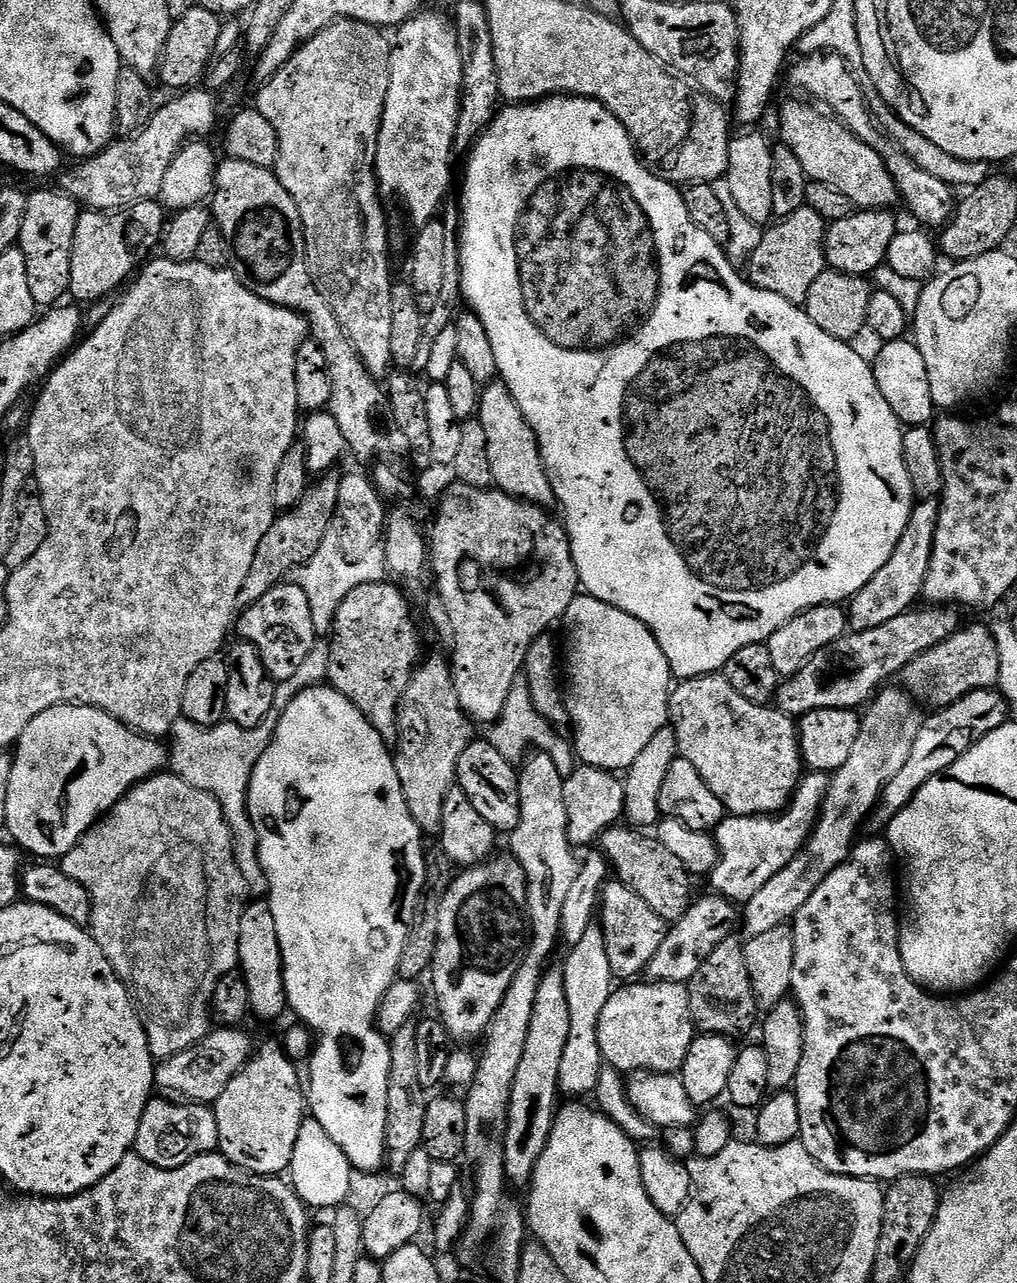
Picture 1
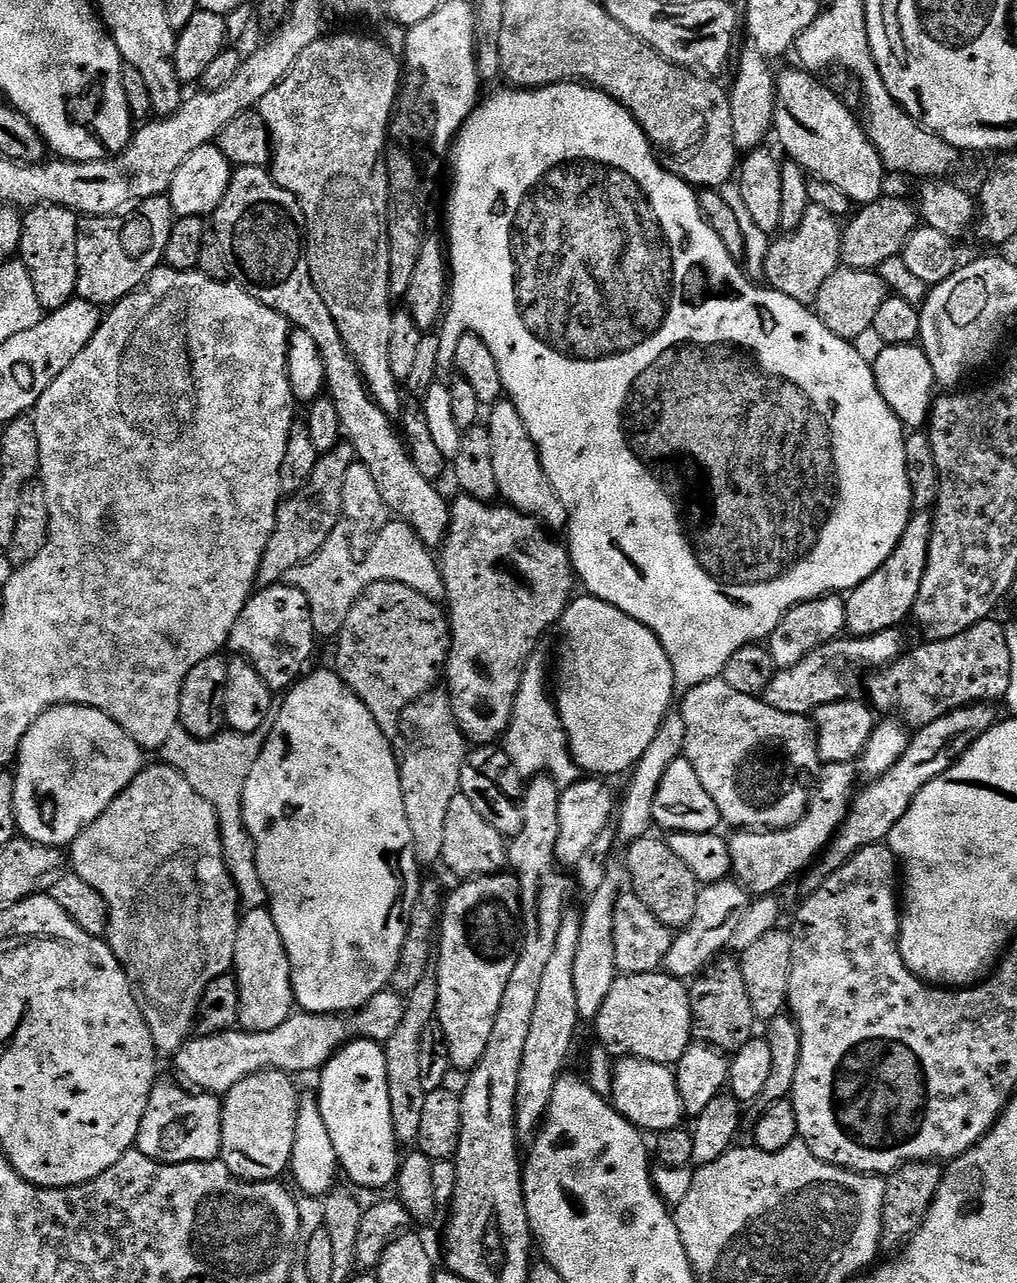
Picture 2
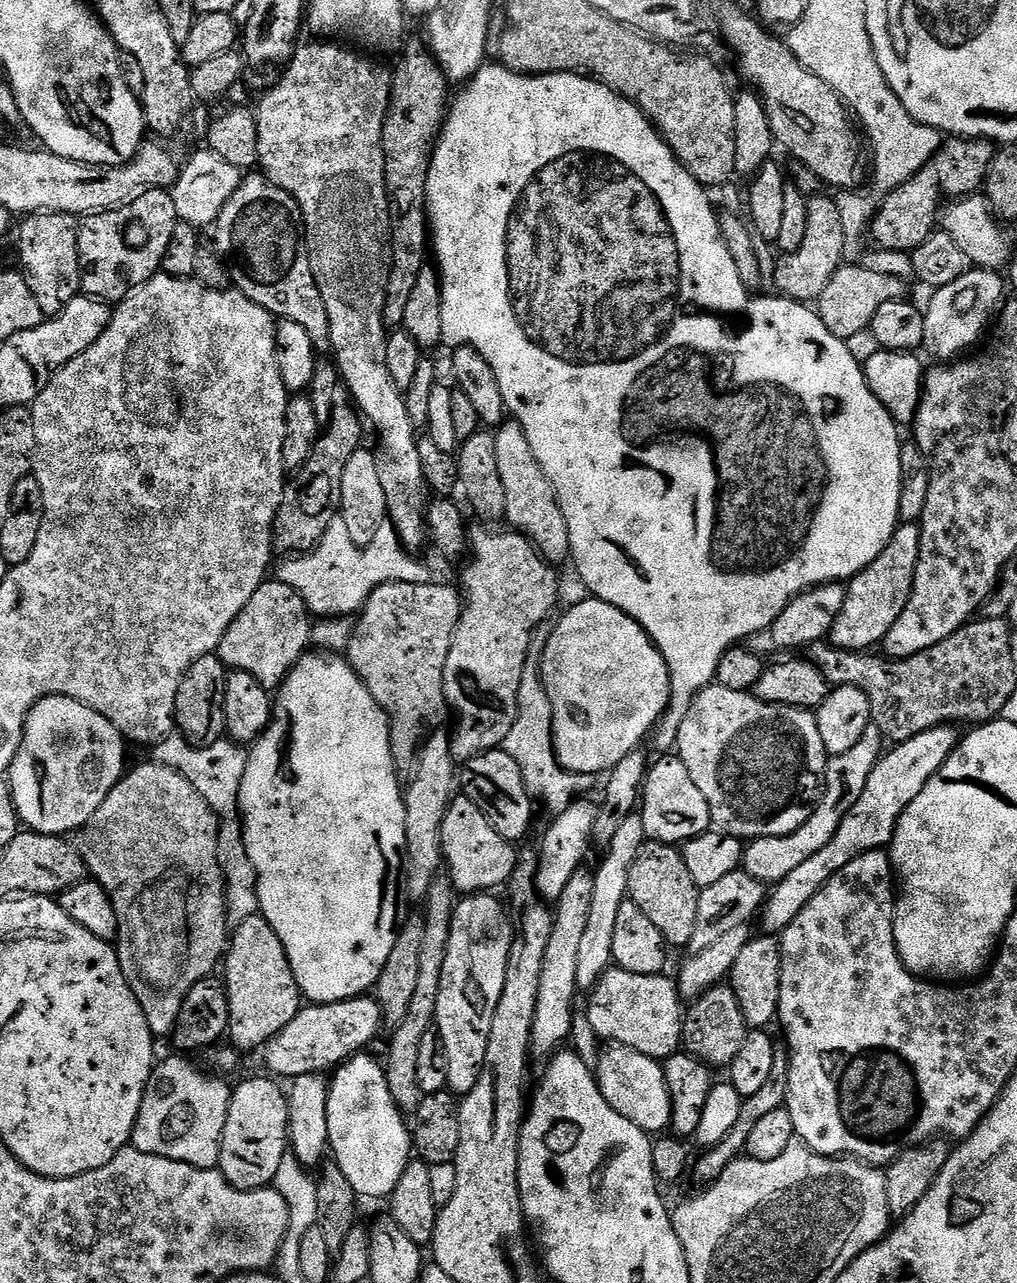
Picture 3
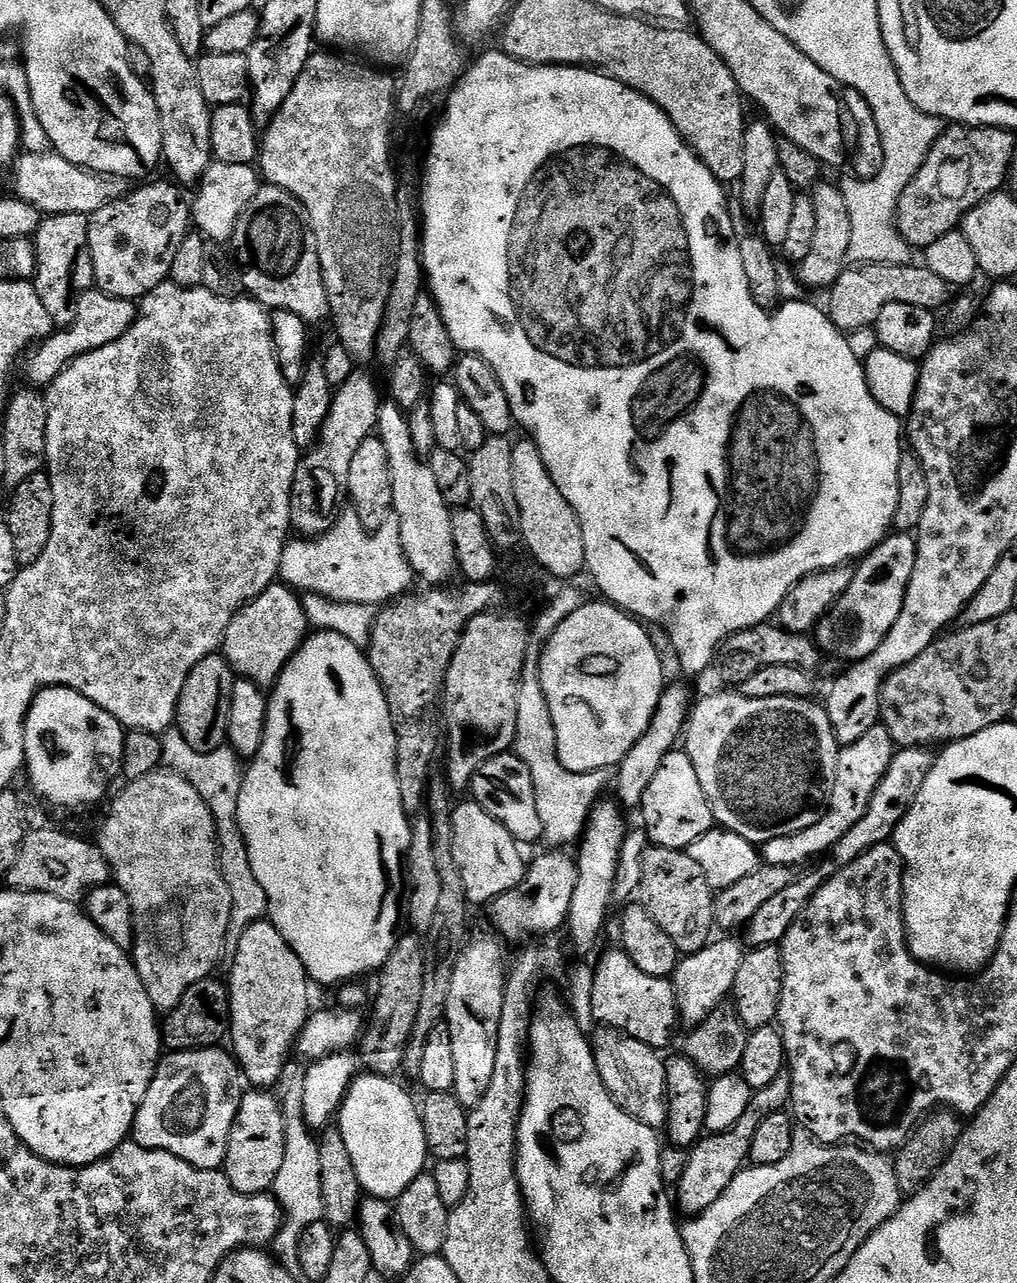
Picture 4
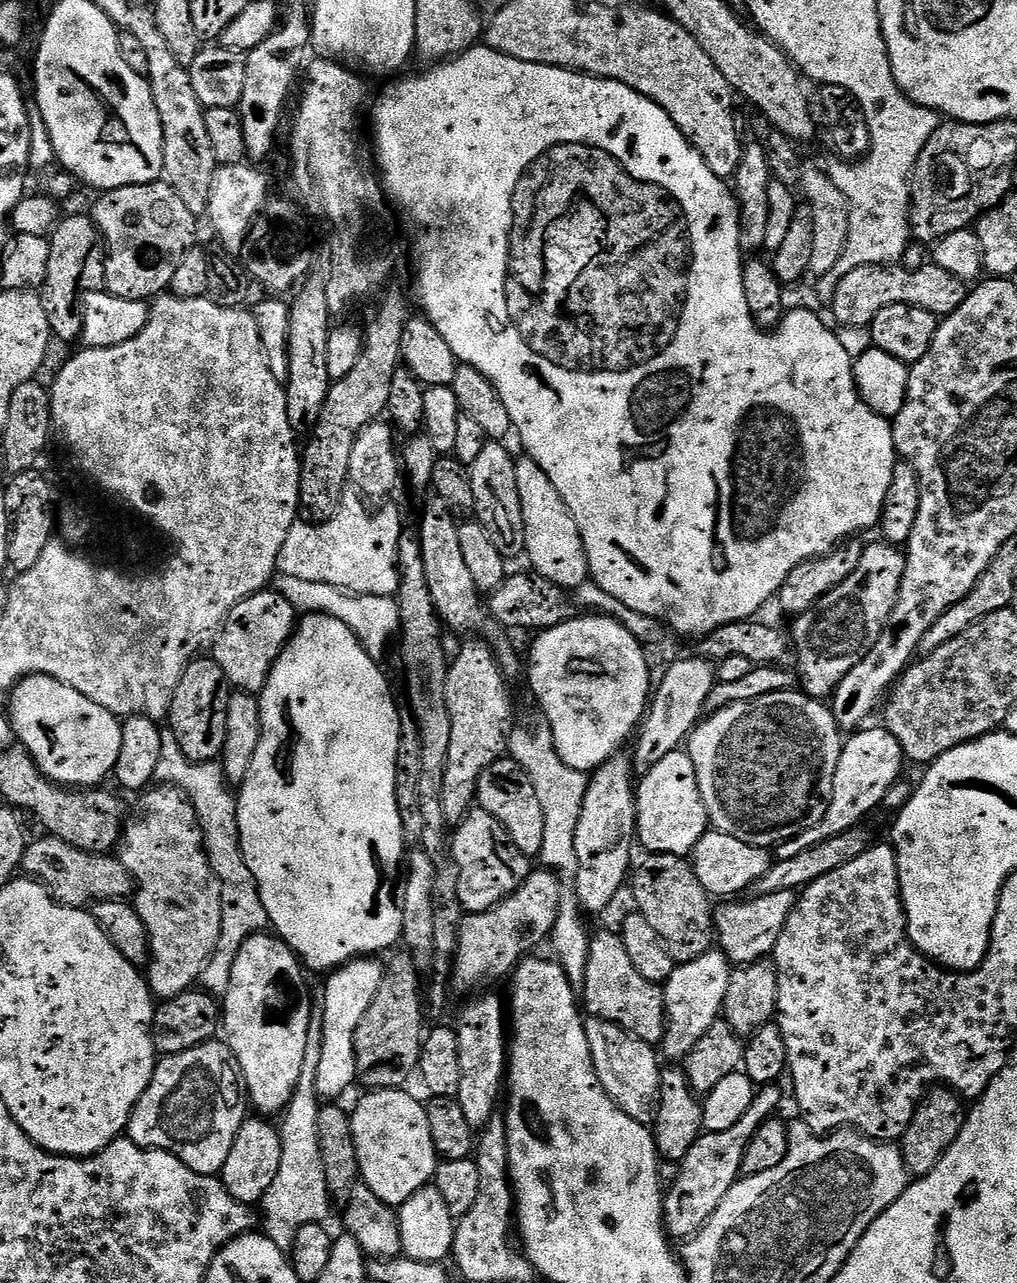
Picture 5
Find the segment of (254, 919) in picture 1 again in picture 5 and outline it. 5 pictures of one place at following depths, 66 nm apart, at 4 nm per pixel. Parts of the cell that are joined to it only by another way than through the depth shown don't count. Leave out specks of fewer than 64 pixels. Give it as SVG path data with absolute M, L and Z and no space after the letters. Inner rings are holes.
M267 931L256 932L242 942L242 950L238 950L238 958L234 958L234 970L230 970L230 986L222 997L223 1043L228 1045L238 1062L240 1079L251 1107L253 1104L264 1118L284 1112L298 1086L302 1062L305 1061L312 997L304 975L302 961L289 944Z

